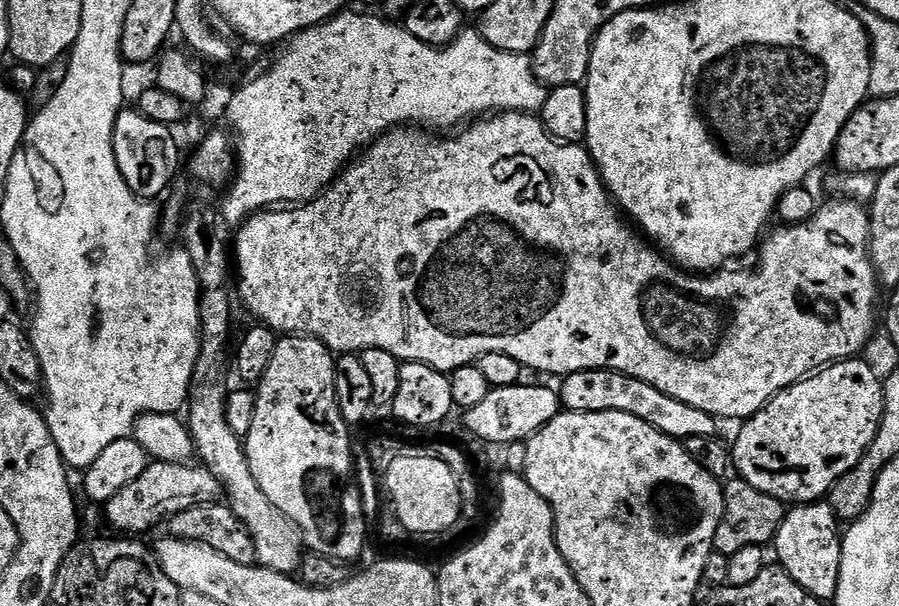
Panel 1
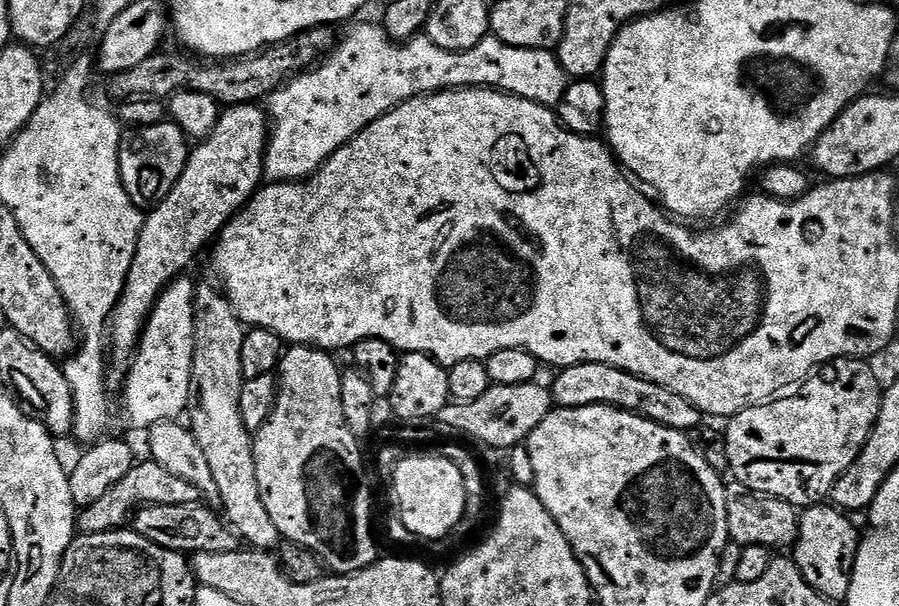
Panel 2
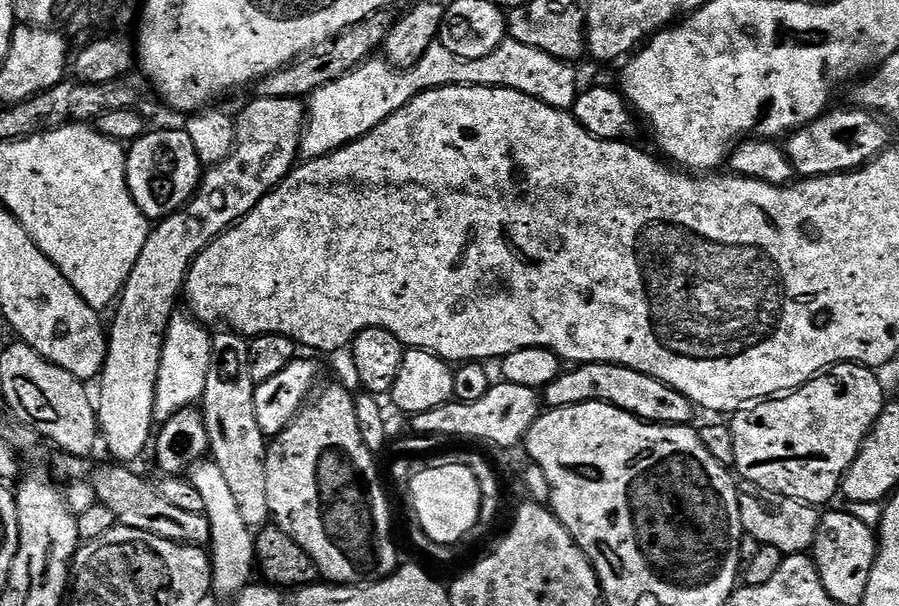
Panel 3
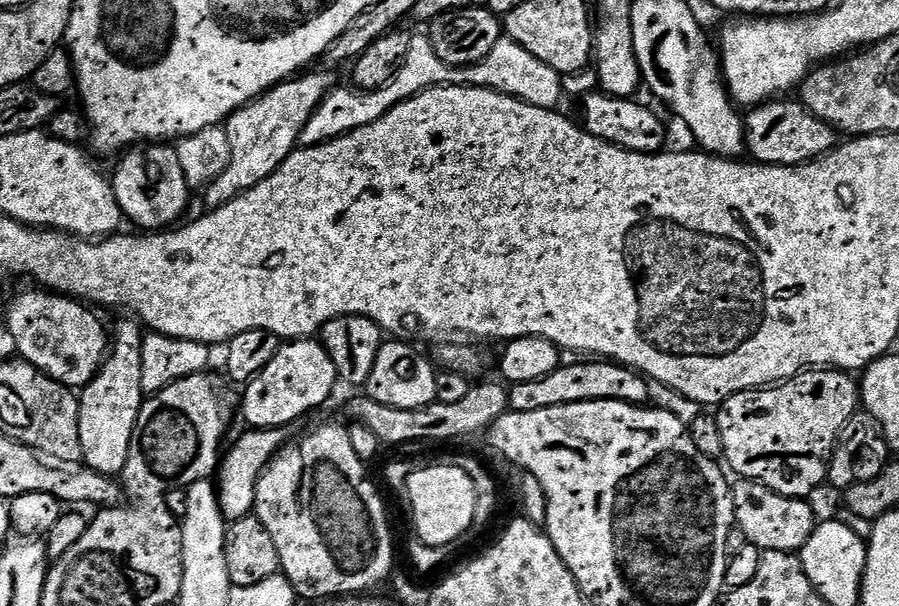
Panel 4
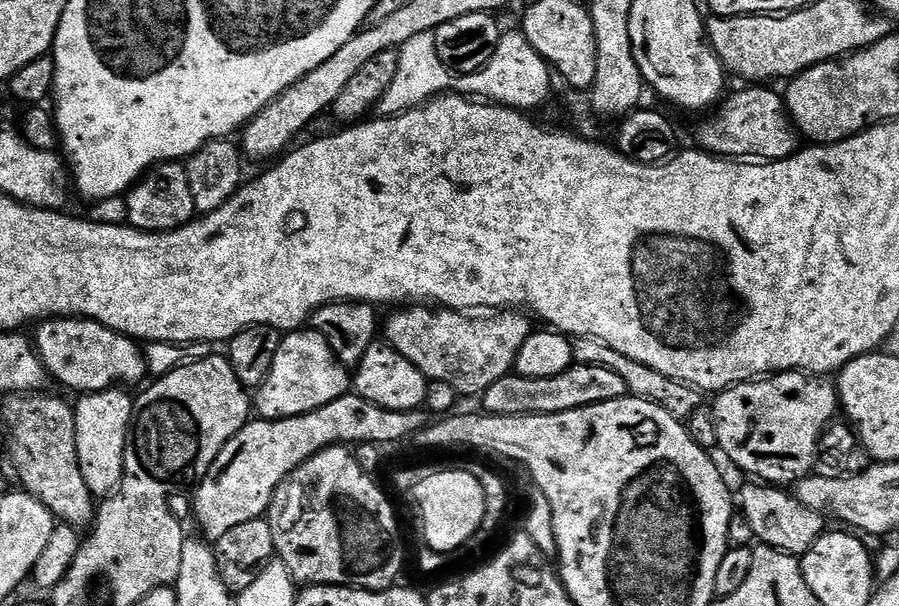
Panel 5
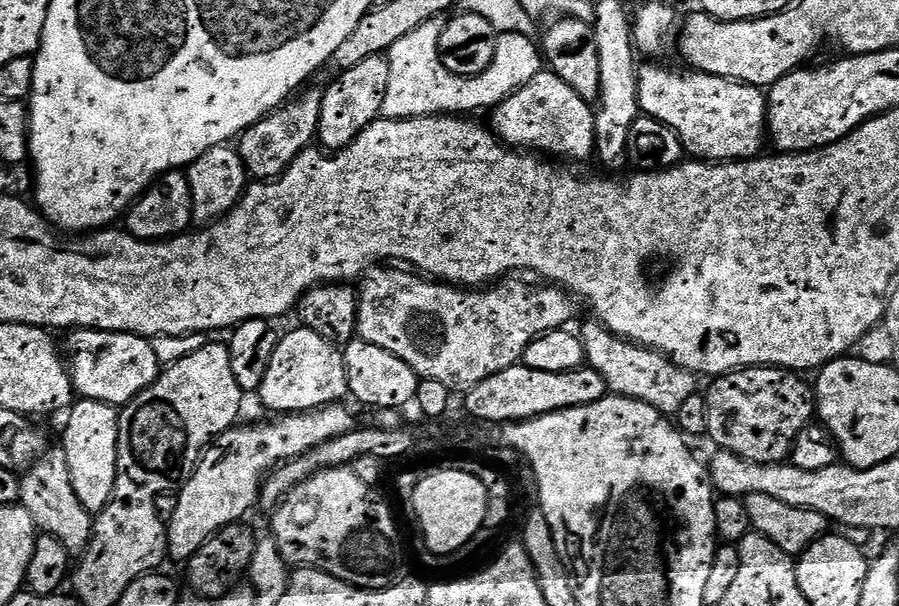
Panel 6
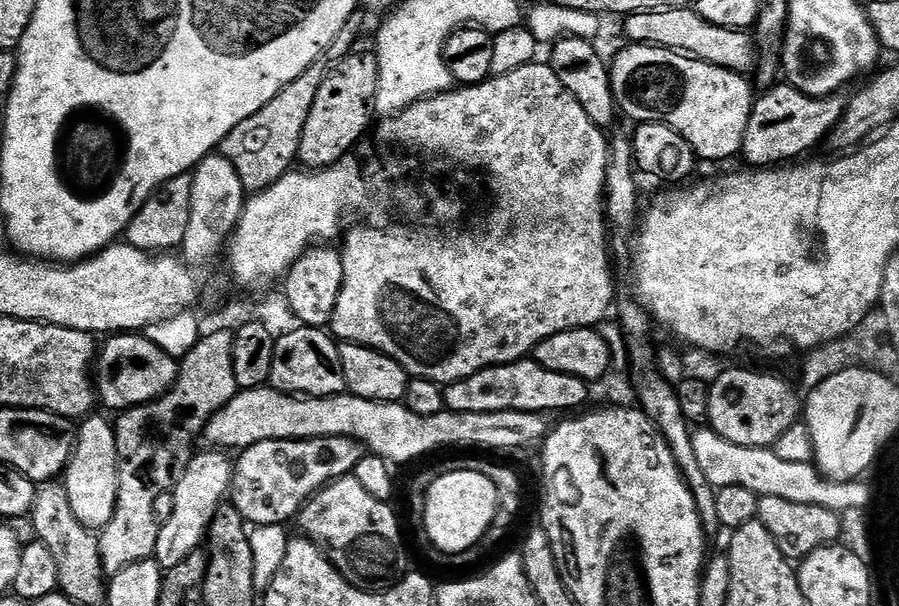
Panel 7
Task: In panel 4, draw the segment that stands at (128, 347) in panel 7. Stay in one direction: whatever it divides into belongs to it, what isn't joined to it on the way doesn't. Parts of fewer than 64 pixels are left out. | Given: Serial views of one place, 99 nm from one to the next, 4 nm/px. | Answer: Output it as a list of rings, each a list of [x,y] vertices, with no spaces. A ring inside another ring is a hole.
[[[47,290],[35,291],[22,293],[8,308],[8,332],[20,351],[17,353],[59,384],[65,384],[73,390],[87,388],[88,383],[96,377],[96,373],[101,371],[105,357],[110,351],[109,333],[108,336],[104,333],[103,322],[92,313],[95,311],[81,301]]]

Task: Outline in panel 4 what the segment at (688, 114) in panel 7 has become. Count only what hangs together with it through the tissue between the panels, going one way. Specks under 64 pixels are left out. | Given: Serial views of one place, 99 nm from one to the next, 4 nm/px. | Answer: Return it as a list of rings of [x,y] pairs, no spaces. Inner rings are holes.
[[[773,98],[757,104],[746,116],[746,152],[757,164],[809,164],[837,147],[835,128],[819,120],[795,99],[788,99],[792,98]]]

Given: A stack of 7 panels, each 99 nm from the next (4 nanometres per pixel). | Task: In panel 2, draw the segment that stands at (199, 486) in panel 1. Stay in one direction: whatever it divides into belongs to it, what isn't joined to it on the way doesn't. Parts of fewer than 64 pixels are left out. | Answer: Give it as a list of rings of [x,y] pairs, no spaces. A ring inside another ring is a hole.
[[[144,458],[133,464],[130,474],[126,474],[126,478],[122,478],[122,482],[113,486],[103,498],[98,498],[98,502],[79,509],[78,528],[83,535],[85,532],[88,536],[100,536],[103,532],[115,533],[127,525],[124,524],[127,520],[129,523],[135,517],[141,506],[186,506],[201,503],[201,500],[200,491],[190,486],[190,482],[182,482],[182,478],[162,470],[158,462]]]

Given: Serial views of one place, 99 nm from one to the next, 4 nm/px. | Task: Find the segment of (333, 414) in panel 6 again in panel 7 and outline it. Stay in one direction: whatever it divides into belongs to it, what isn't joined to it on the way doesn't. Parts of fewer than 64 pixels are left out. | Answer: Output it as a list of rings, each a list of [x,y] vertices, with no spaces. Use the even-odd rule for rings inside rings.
[[[208,450],[197,451],[192,461],[186,466],[186,474],[172,489],[174,510],[170,518],[160,525],[156,555],[157,566],[162,570],[171,570],[186,562],[191,555],[205,543],[209,528],[216,517],[221,505],[229,499],[232,490],[232,469],[234,460],[227,451]],[[229,456],[229,457],[228,457]]]

